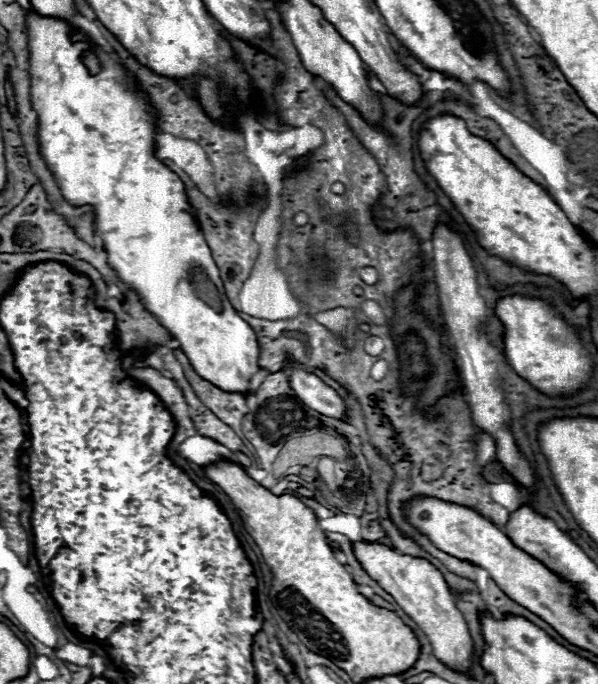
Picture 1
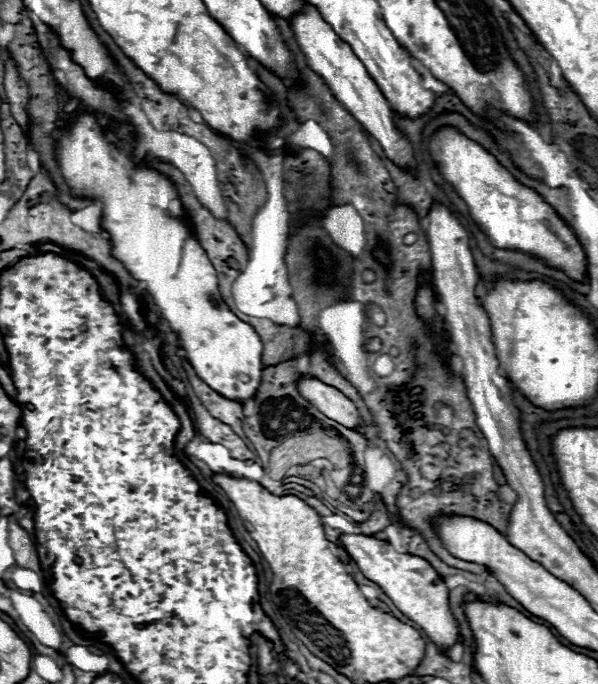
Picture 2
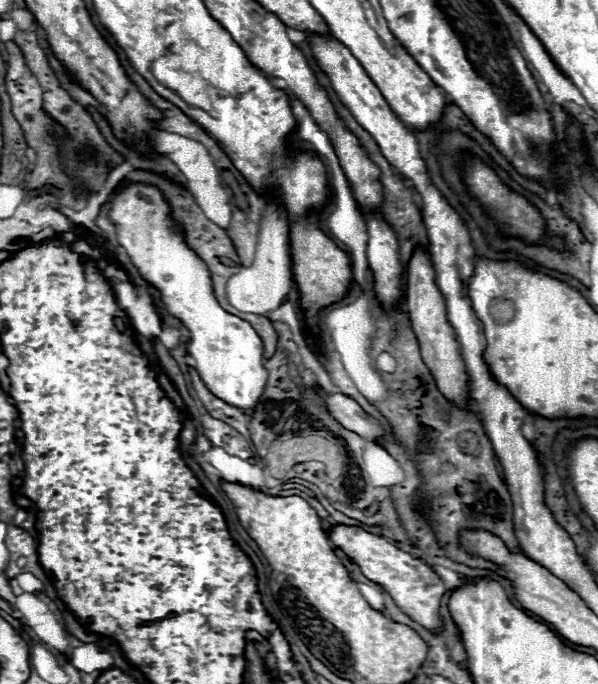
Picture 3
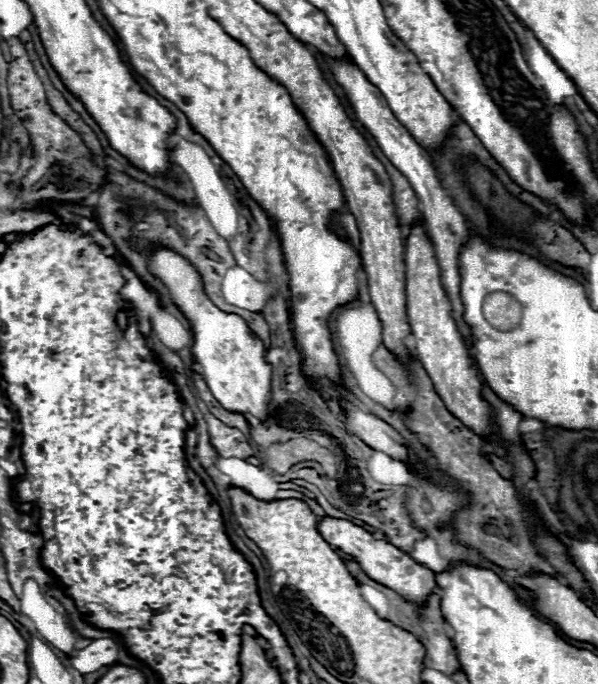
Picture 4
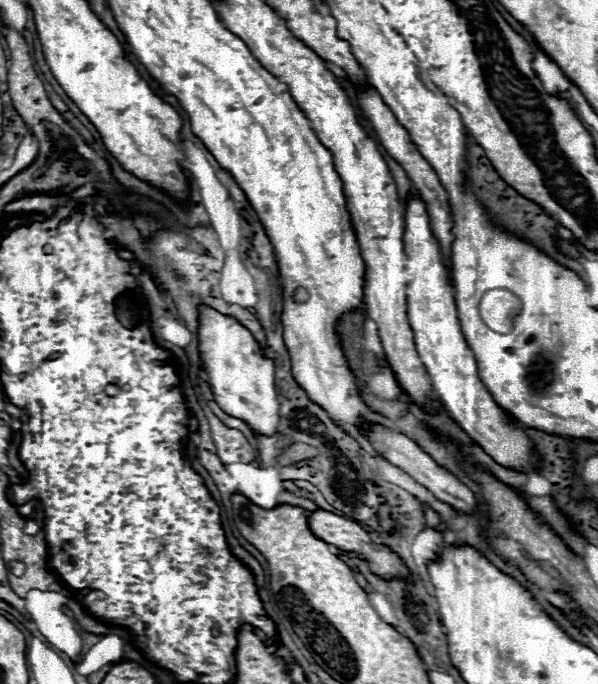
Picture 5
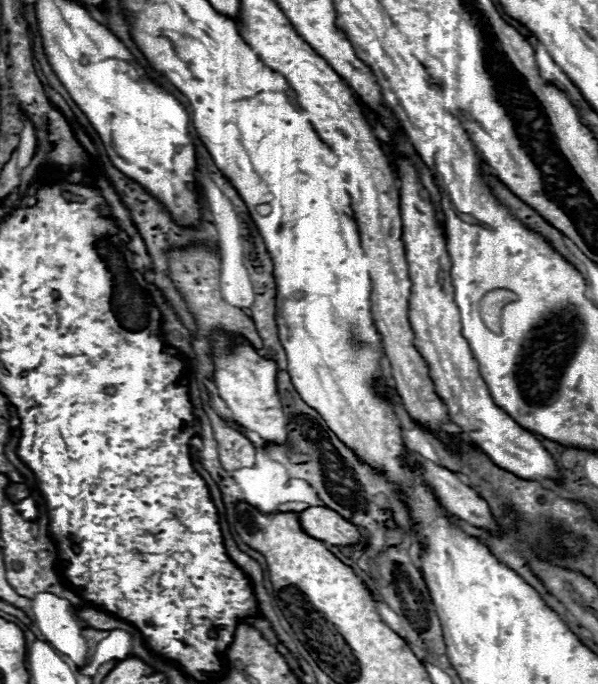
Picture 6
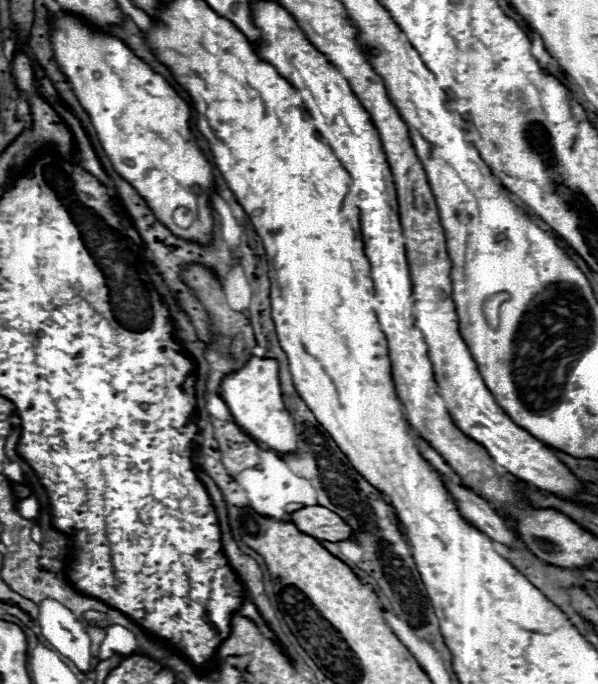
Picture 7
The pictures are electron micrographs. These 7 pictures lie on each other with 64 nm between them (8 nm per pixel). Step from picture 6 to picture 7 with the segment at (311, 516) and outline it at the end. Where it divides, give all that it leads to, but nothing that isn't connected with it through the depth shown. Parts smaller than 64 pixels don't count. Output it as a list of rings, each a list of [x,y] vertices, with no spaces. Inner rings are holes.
[[[324,506],[300,508],[290,514],[290,522],[300,532],[304,532],[316,540],[340,542],[340,540],[348,540],[352,534],[350,526],[338,514],[332,514],[332,510],[328,510]]]

